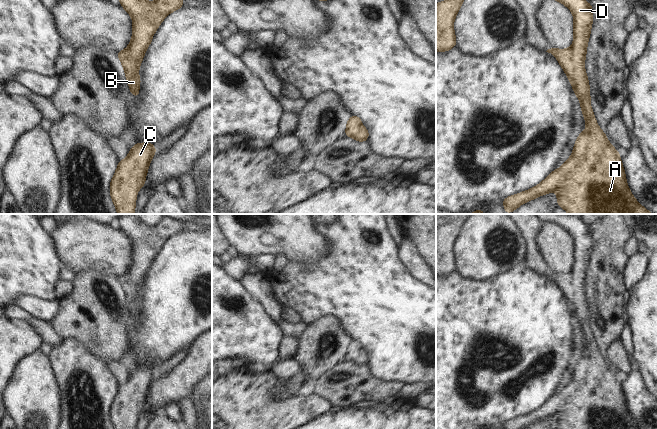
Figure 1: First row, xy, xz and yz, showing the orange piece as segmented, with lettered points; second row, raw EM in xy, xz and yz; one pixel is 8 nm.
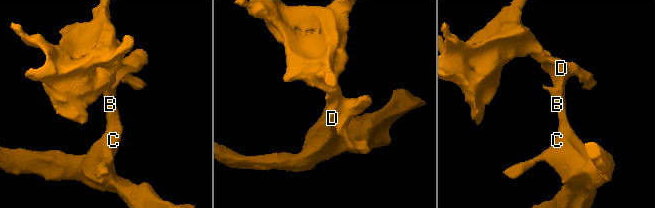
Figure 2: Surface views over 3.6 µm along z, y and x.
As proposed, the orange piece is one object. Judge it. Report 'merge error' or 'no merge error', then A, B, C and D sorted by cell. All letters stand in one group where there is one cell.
no merge error; A B C D

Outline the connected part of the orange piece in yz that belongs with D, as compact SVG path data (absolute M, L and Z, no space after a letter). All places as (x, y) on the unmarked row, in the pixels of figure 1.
M577 214L535 215L541 220L542 224L554 223L561 226L571 234L574 240L574 264L572 267L572 271L563 274L550 271L546 276L551 277L557 282L559 288L563 292L564 296L567 298L568 304L572 308L574 317L577 319L581 327L581 335L585 341L587 354L581 355L574 369L572 379L559 393L555 393L539 409L527 415L503 423L503 429L521 429L541 419L551 417L554 414L557 415L558 429L640 429L628 412L625 396L620 383L620 377L618 377L616 373L609 367L605 357L598 351L598 348L594 341L594 337L592 335L592 331L590 329L589 305L585 296L584 287L586 281L587 267L590 261L590 254L593 246L591 234L592 228L587 227Z

